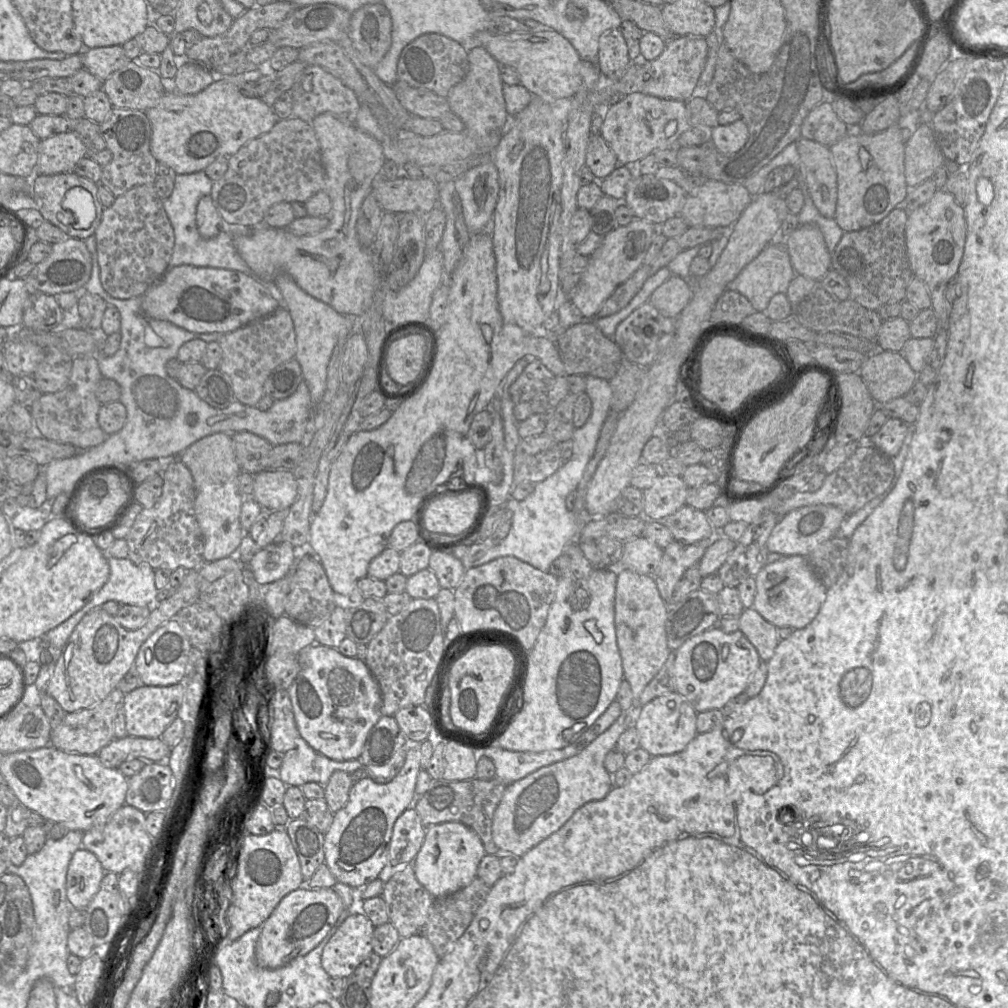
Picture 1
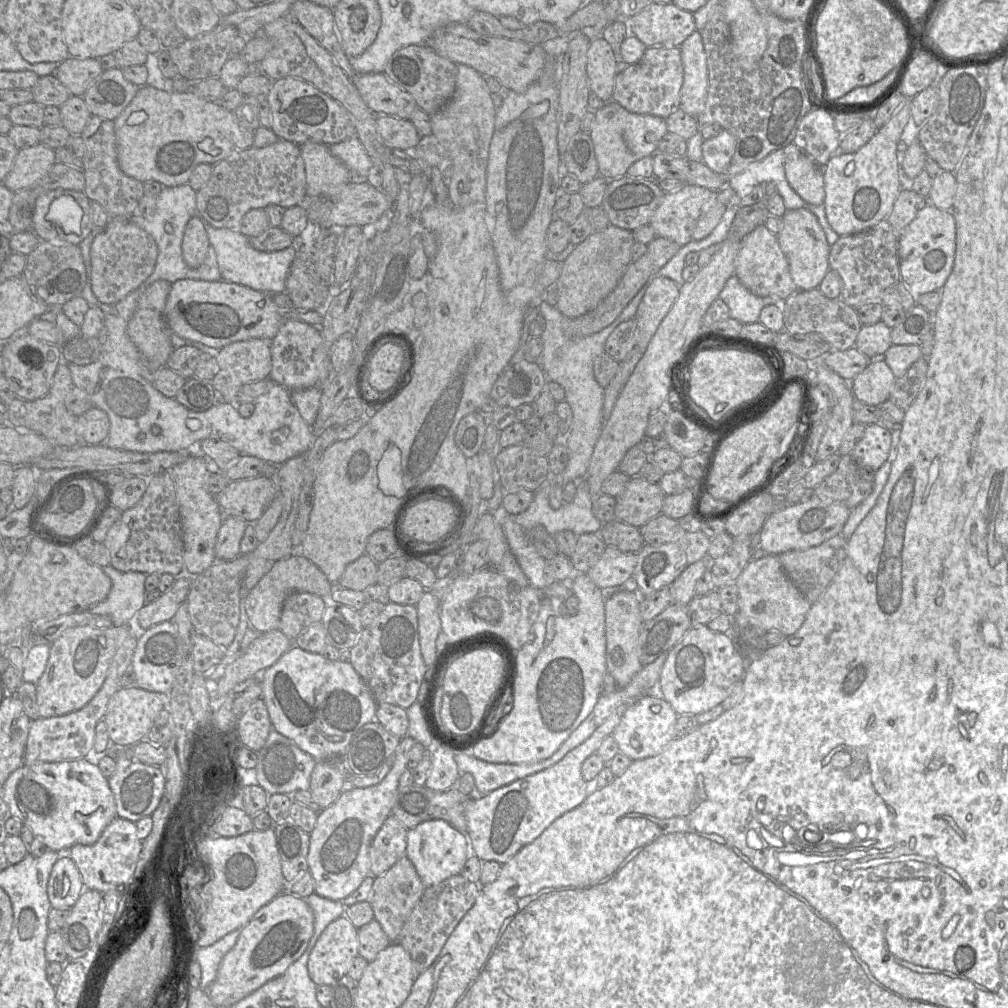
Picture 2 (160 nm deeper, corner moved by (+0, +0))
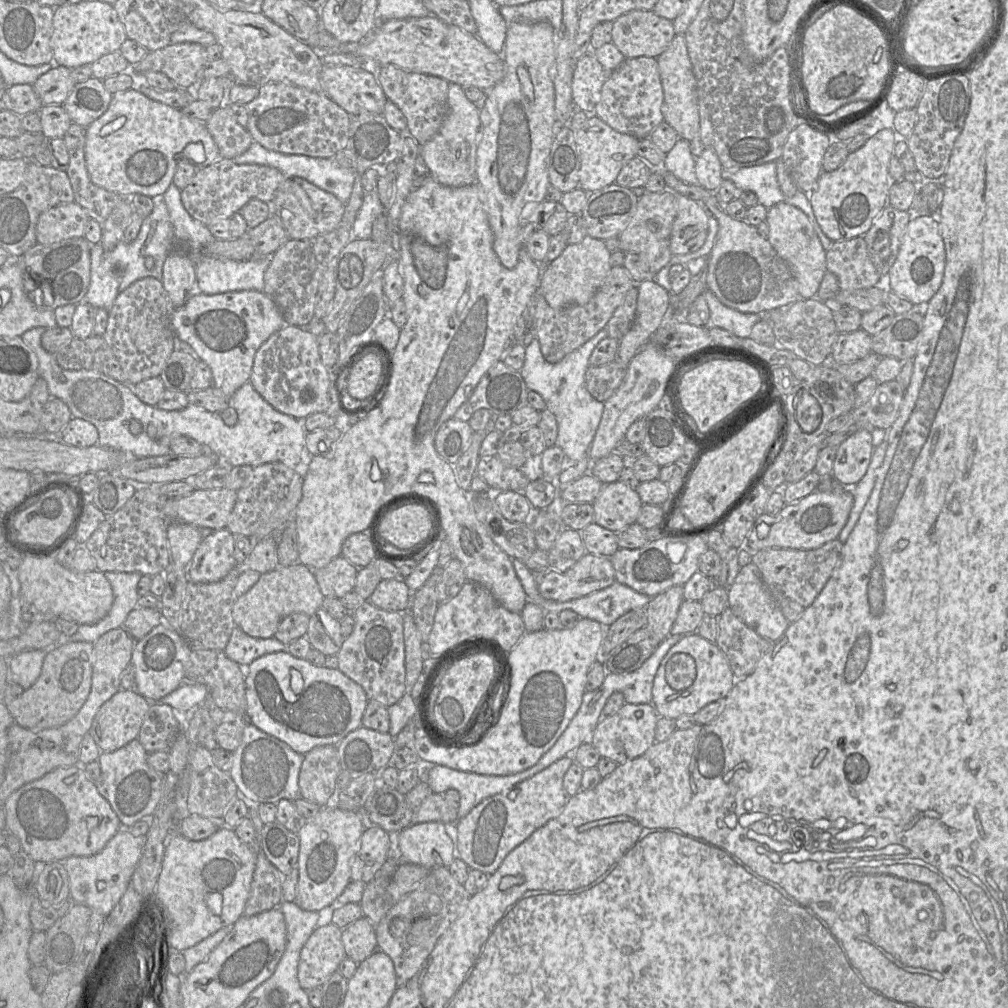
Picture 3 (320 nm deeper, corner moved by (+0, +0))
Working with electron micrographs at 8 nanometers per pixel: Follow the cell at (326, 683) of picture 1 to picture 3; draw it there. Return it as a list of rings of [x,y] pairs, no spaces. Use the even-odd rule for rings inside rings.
[[[288,651],[266,654],[246,670],[246,717],[263,732],[285,742],[295,752],[305,755],[318,746],[338,745],[350,732],[362,726],[362,717],[369,699],[365,690],[339,669],[318,667],[306,659],[299,659]]]

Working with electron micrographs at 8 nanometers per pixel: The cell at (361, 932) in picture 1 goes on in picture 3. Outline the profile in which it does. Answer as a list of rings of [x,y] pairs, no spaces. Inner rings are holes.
[[[333,923],[316,927],[300,952],[297,977],[301,988],[307,991],[322,986],[337,971],[345,957],[342,929]]]

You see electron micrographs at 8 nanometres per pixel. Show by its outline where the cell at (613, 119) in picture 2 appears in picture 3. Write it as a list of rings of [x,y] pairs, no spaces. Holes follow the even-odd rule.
[[[593,113],[581,127],[572,129],[581,161],[579,188],[587,193],[615,183],[625,164],[636,157],[640,140],[632,135],[617,132]]]

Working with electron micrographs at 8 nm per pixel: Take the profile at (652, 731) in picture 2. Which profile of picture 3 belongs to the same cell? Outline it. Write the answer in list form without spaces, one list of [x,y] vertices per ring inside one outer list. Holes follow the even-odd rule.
[[[625,703],[617,713],[599,721],[590,742],[602,758],[611,759],[618,765],[626,763],[643,755],[655,743],[655,730],[659,717],[653,704]]]

